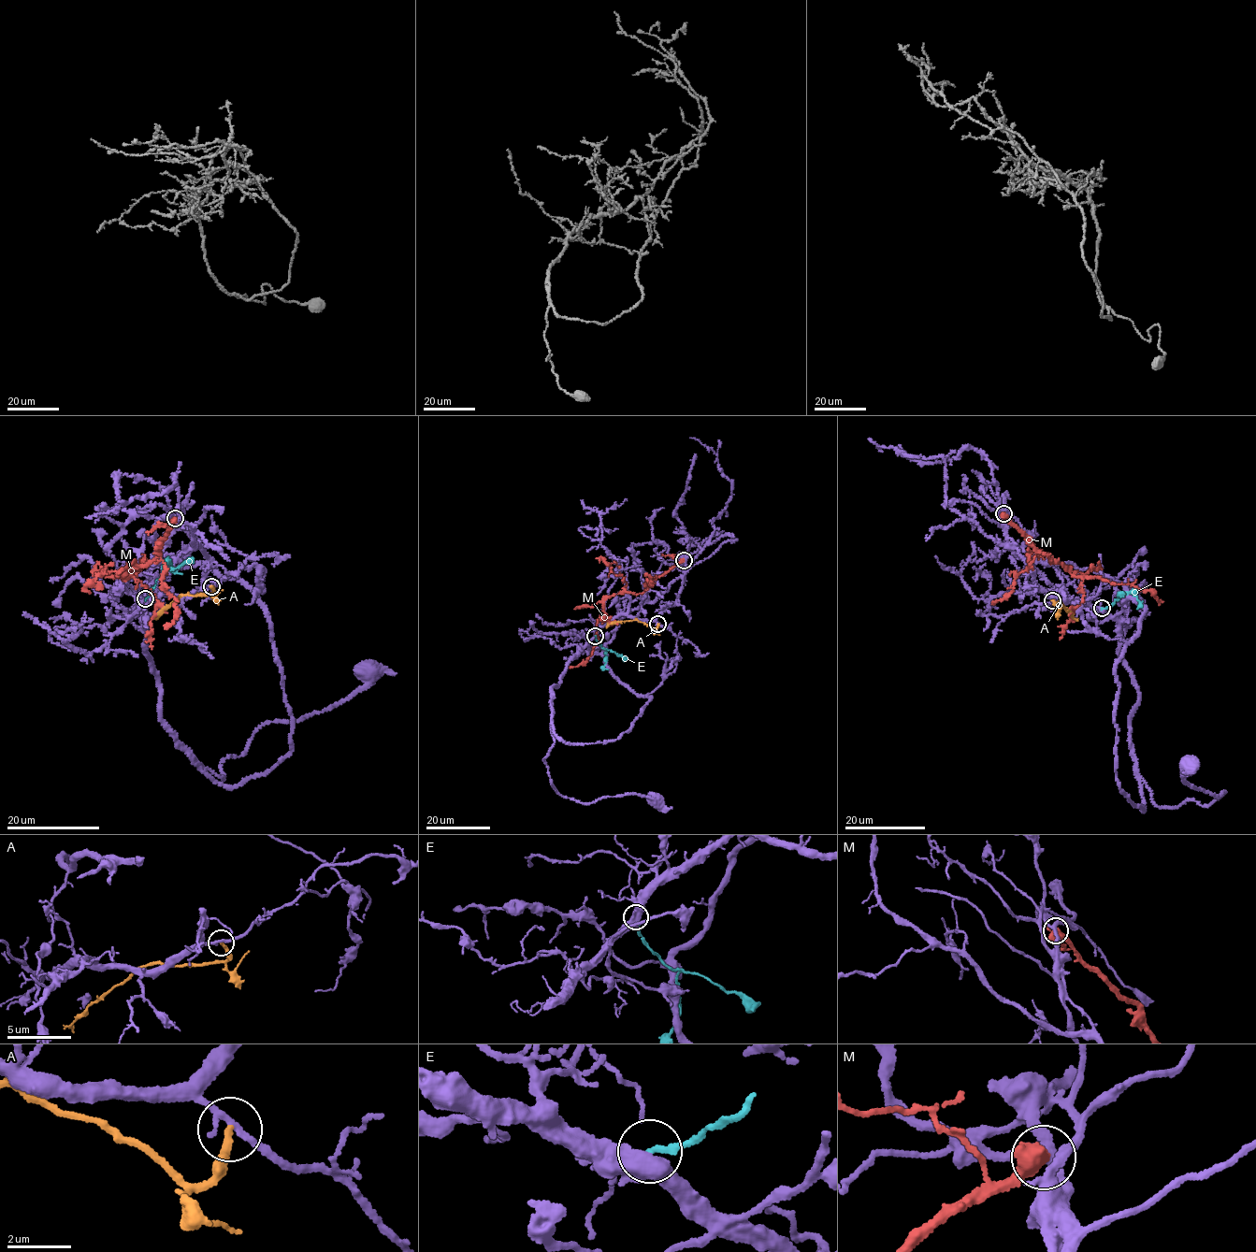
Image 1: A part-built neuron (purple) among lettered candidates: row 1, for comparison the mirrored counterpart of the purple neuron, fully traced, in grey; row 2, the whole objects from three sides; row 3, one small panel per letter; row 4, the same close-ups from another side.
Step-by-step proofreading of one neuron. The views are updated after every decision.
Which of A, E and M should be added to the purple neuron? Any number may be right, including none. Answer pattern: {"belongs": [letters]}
{"belongs": []}

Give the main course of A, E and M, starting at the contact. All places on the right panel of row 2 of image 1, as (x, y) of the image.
A: (1052, 600), (1057, 607), (1061, 602), (1076, 621)
E: (1102, 608), (1107, 608), (1129, 592), (1133, 593), (1137, 600), (1137, 608)
M: (1003, 514), (1030, 539), (1032, 548), (1074, 577), (1130, 583), (1151, 592), (1162, 602)

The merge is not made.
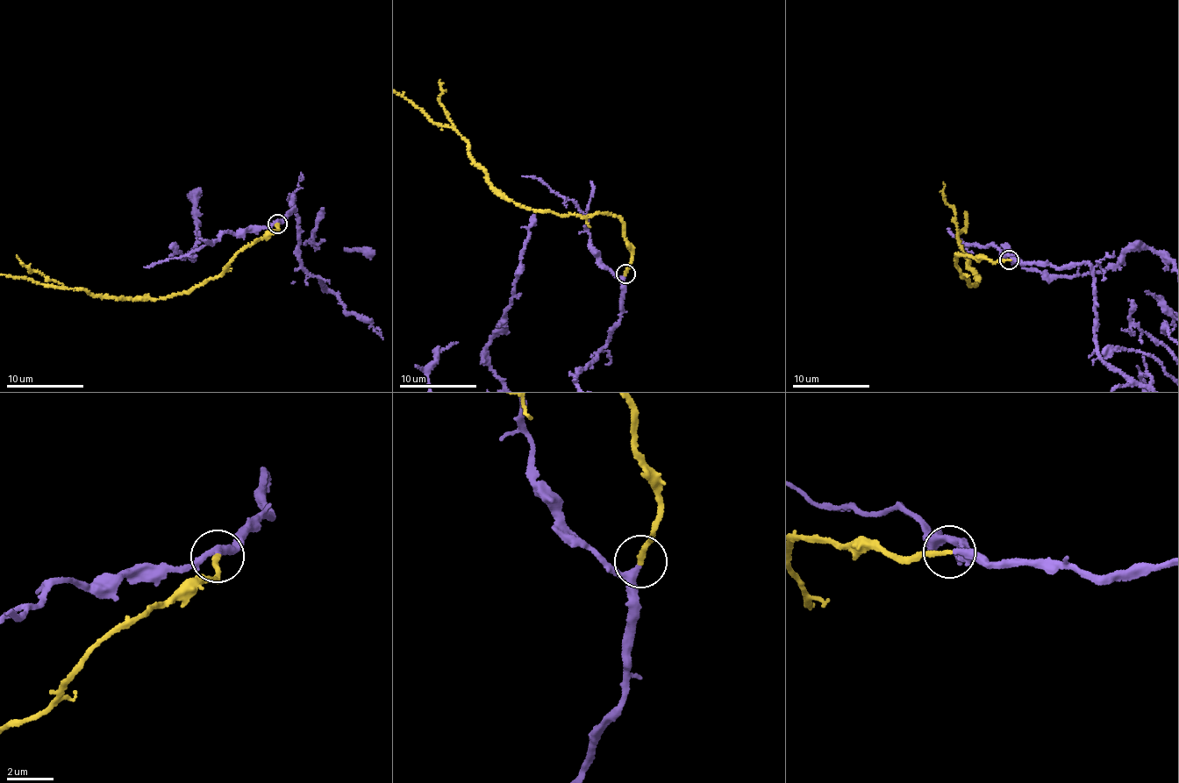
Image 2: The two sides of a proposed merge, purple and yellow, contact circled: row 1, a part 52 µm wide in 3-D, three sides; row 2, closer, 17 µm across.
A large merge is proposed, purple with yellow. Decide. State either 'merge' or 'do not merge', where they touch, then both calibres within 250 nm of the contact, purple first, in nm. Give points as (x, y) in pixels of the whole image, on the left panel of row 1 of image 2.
merge | (277, 224) | 240/200 nm

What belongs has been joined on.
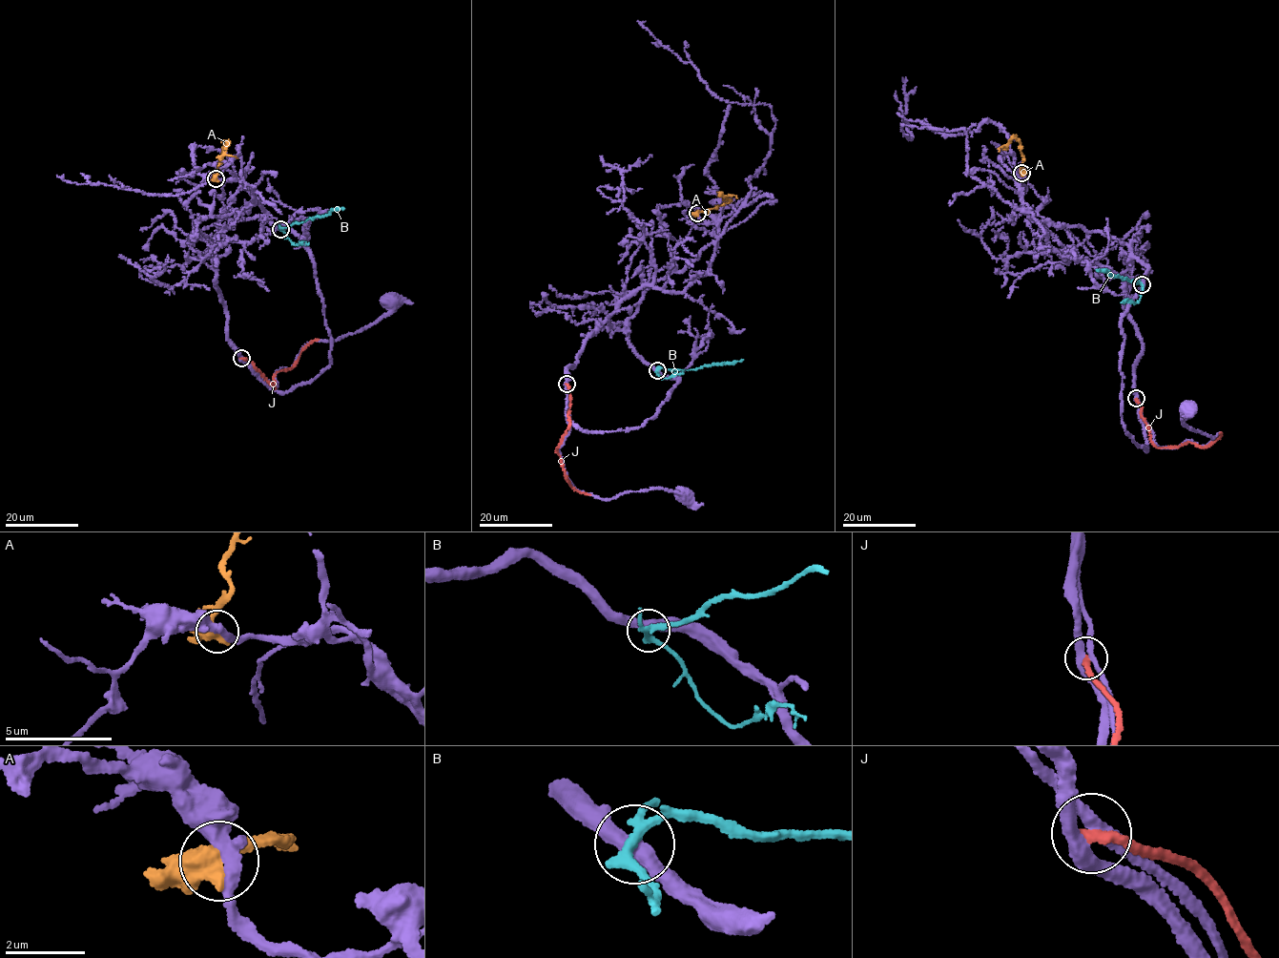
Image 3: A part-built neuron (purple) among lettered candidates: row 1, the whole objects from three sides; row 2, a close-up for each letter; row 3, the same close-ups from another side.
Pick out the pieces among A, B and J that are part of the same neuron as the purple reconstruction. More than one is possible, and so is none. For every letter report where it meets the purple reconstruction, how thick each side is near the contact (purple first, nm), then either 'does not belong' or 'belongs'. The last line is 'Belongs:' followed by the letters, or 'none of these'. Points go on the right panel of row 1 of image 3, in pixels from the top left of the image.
A: contact (1021, 173); calibres 320 and 480 nm; does not belong
B: contact (1142, 284); calibres 400 and 240 nm; does not belong
J: contact (1136, 398); calibres 240 and 280 nm; does not belong
Belongs: none of these

